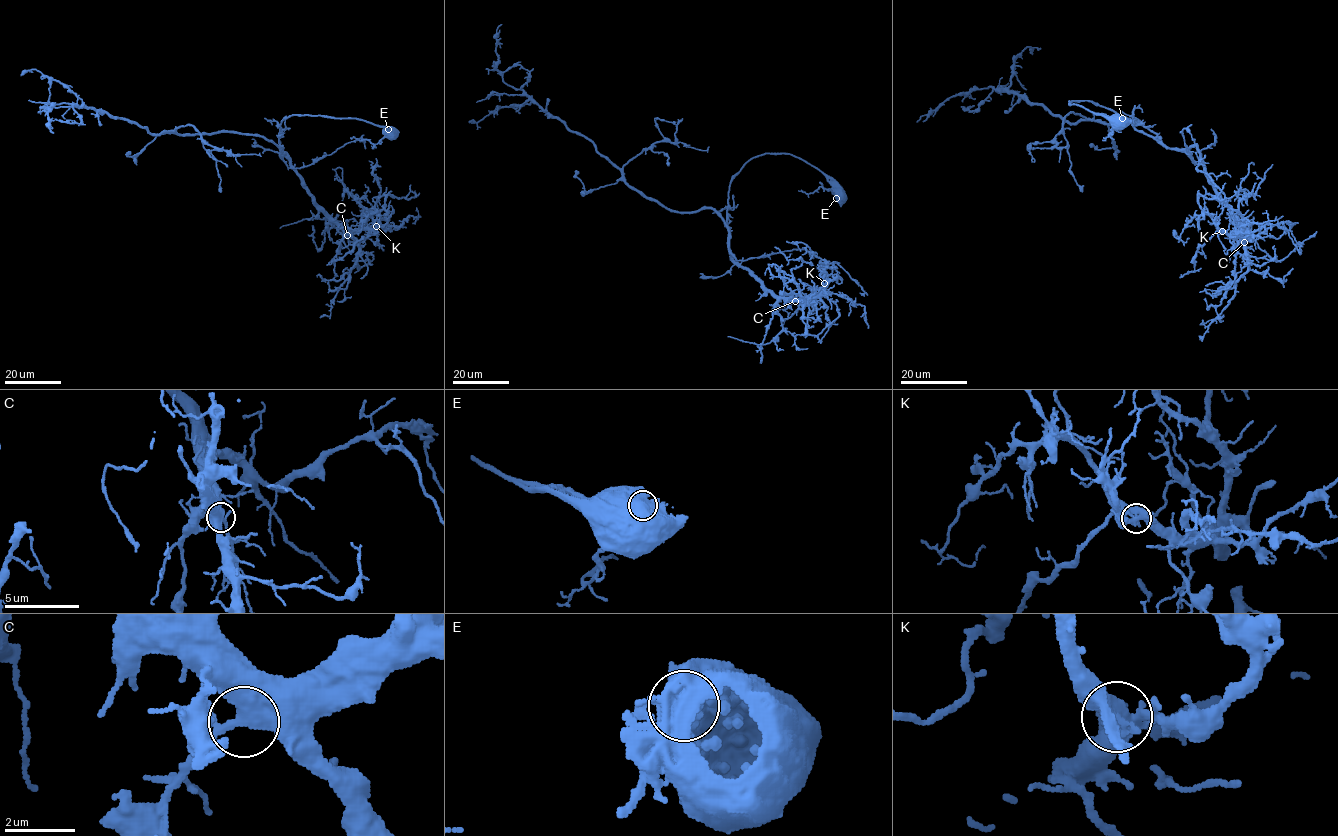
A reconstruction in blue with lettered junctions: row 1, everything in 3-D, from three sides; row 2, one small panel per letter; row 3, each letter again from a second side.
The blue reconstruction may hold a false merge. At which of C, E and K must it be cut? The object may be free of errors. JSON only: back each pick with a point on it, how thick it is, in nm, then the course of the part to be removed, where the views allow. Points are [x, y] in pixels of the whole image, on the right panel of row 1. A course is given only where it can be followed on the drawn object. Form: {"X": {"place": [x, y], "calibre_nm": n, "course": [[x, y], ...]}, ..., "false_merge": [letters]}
{"E": {"place": [1122, 118], "calibre_nm": 1150, "course": [[1121, 118], [1108, 134], [1116, 131], [1113, 127]]}, "false_merge": ["E"]}

